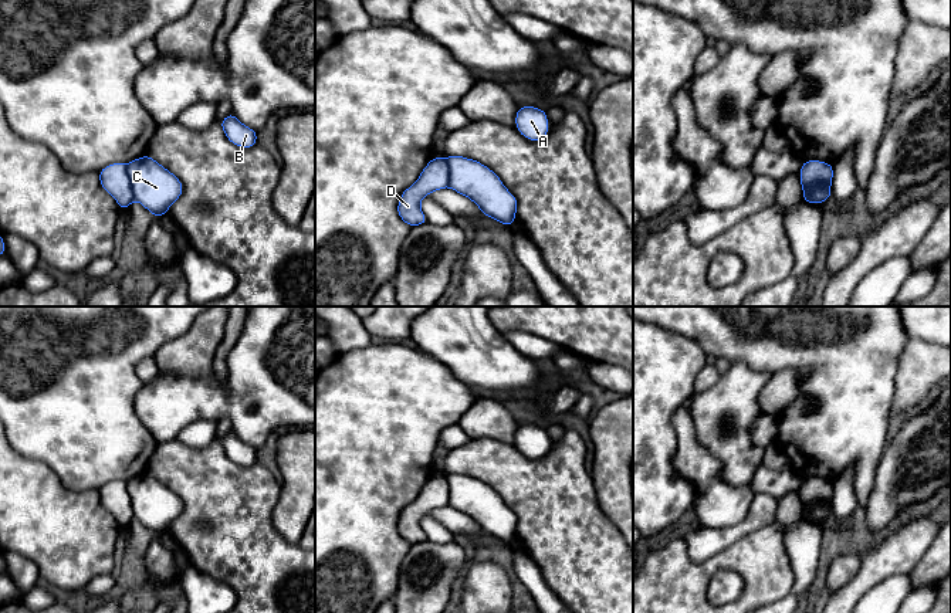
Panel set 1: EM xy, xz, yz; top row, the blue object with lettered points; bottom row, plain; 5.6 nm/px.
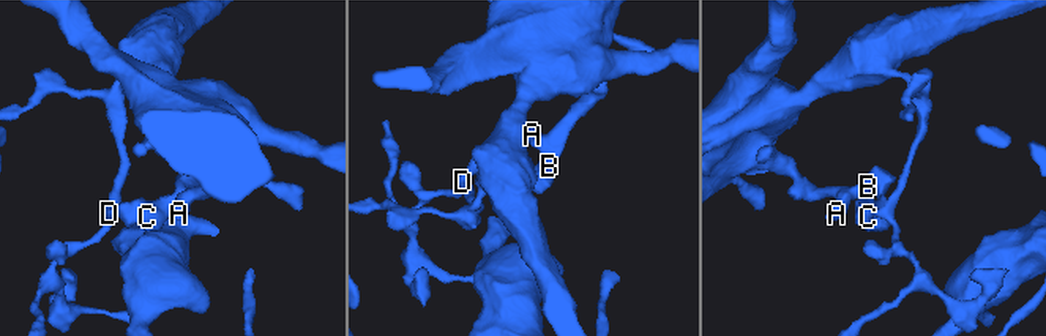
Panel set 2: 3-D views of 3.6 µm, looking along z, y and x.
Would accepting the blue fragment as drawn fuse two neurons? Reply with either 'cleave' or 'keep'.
cleave

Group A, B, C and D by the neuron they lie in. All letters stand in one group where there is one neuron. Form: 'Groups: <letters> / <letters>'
Groups: A B C / D

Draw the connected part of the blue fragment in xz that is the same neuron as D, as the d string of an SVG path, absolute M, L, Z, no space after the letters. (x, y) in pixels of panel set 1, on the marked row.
M433 158L426 165L419 179L402 193L397 204L399 217L410 227L427 223L427 219L420 209L422 199L429 196L431 192L447 186L447 160L446 158Z

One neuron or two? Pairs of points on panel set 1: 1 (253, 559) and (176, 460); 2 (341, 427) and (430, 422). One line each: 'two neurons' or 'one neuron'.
1: one neuron
2: one neuron

